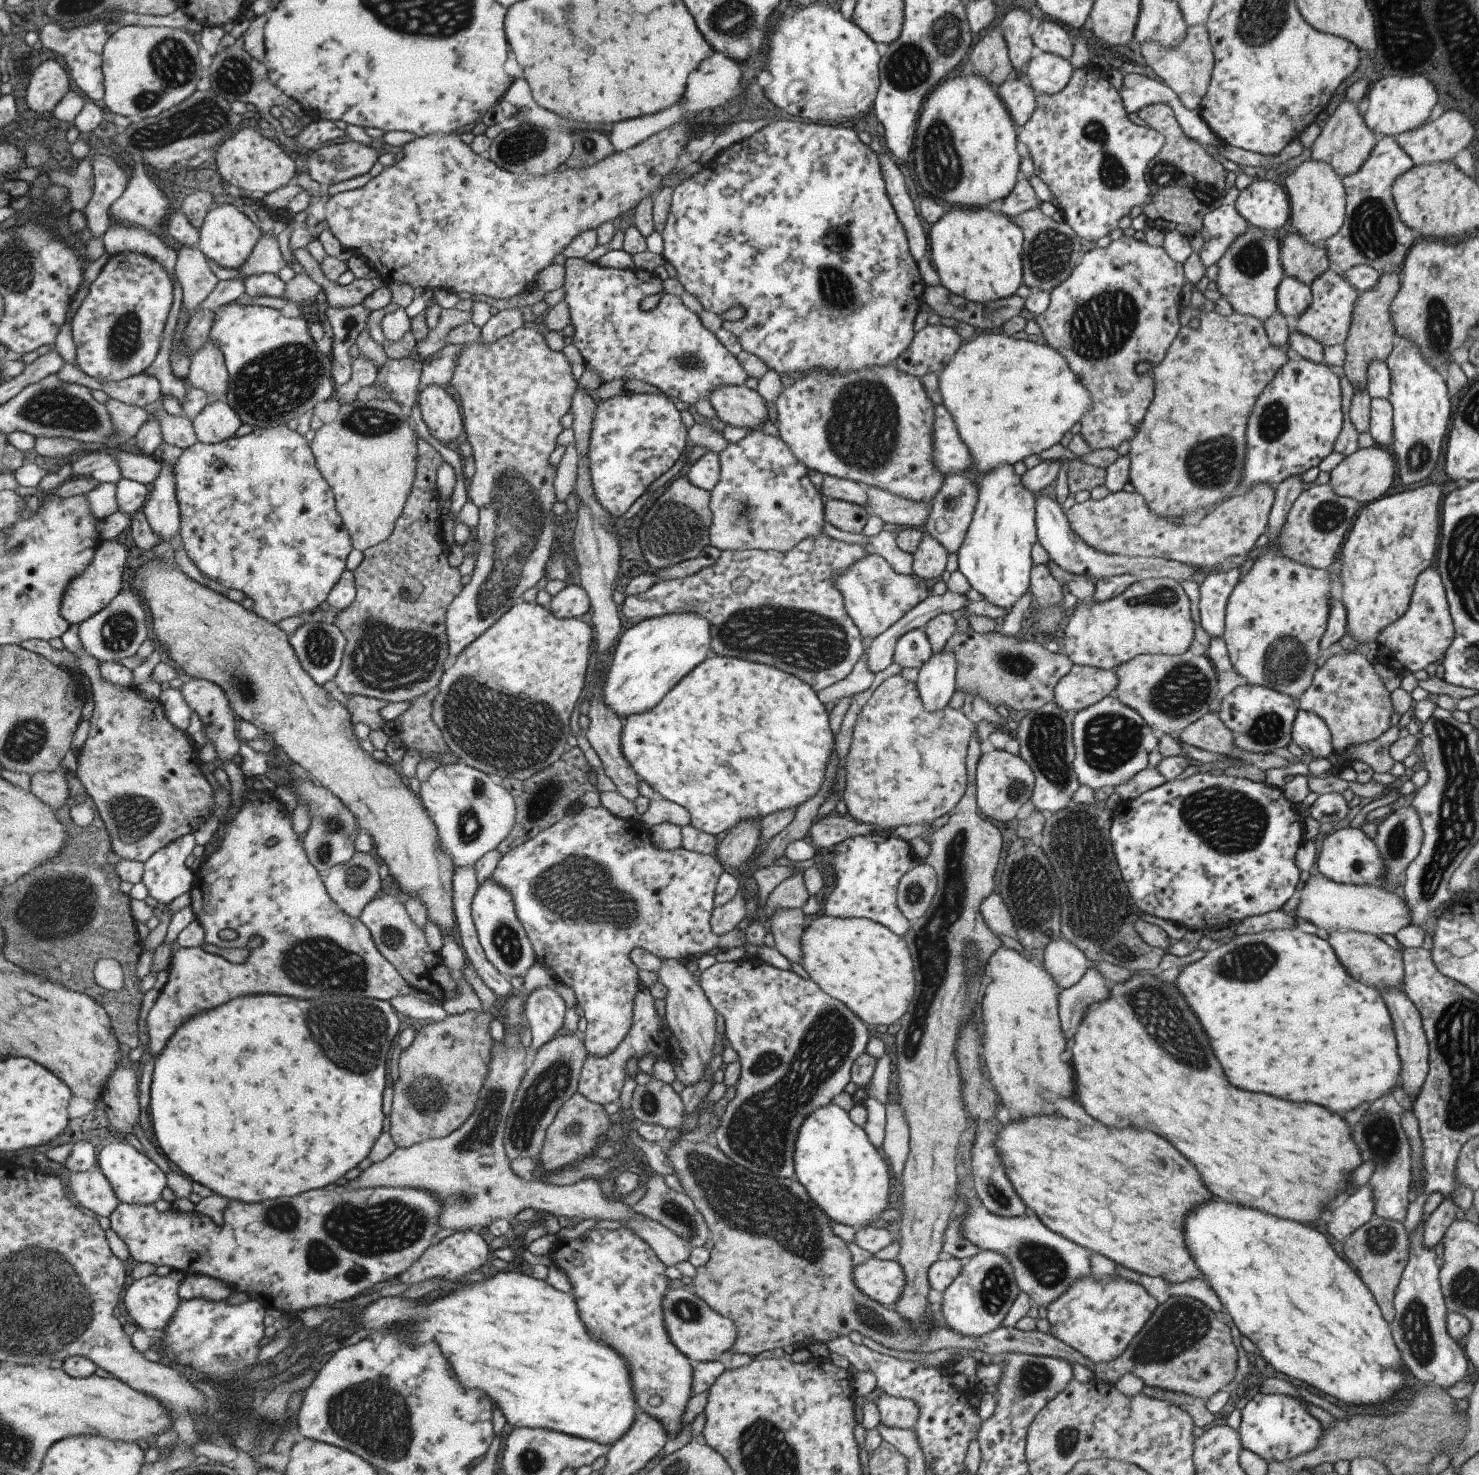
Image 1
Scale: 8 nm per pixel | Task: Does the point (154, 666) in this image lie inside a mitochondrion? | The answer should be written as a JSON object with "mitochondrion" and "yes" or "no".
{"mitochondrion":"no"}

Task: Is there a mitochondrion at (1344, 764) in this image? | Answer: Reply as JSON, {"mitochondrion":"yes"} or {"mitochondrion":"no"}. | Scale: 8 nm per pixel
{"mitochondrion":"no"}

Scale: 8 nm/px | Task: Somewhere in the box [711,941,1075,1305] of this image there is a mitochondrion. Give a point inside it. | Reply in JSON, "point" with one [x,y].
{"point":[758,1133]}

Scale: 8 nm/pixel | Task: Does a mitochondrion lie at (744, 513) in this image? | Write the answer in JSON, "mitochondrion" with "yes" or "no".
{"mitochondrion":"yes"}

